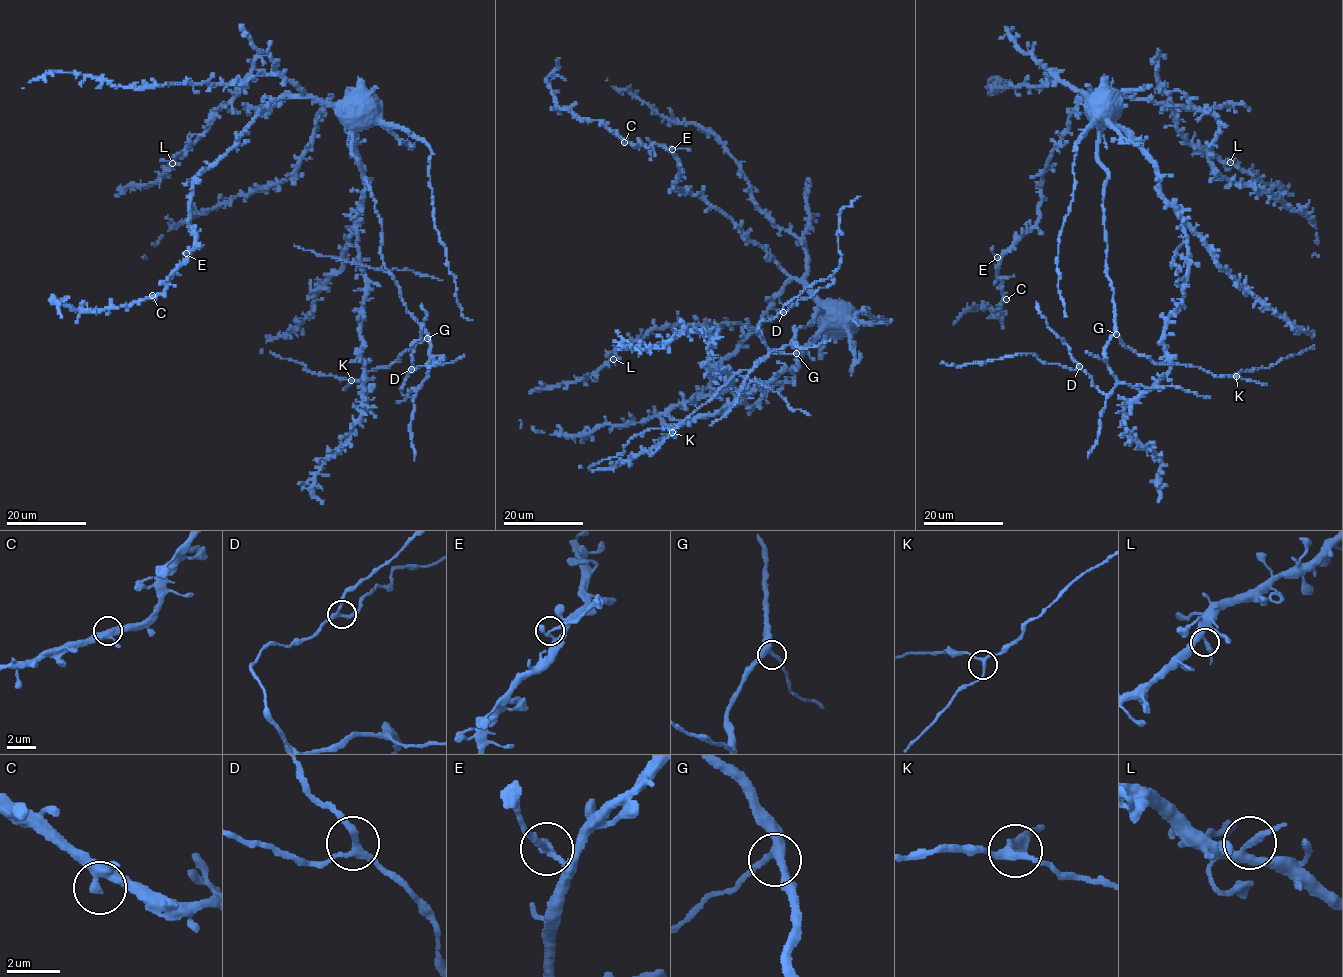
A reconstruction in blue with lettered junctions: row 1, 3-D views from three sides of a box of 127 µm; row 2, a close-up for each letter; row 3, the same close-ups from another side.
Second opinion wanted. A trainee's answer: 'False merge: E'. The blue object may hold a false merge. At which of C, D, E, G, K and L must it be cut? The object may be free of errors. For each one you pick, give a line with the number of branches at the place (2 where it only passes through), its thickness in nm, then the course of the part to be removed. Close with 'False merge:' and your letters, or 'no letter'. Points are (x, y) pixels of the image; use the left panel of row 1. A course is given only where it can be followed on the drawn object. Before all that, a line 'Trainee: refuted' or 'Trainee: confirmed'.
Trainee: confirmed
E: 3 branches meet; 150 nm thick; foreign part runs (186, 253), (201, 245)
False merge: E

